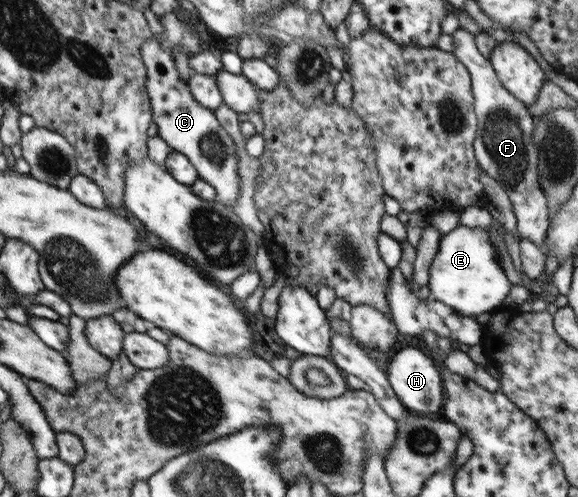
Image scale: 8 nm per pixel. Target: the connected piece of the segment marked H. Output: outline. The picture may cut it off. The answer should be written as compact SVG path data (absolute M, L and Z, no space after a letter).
M404 347L400 349L388 364L388 381L409 411L415 410L420 416L440 412L445 397L444 383L434 359L421 348Z

